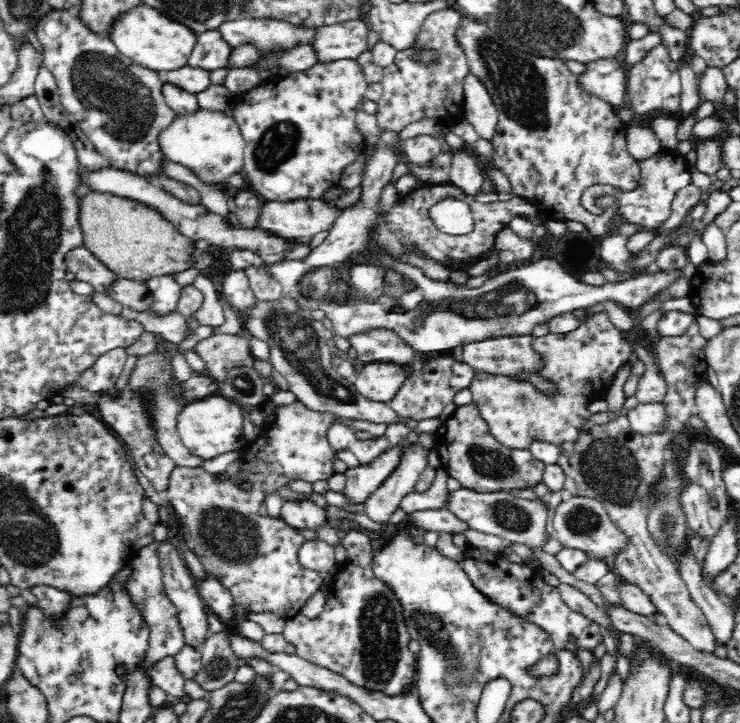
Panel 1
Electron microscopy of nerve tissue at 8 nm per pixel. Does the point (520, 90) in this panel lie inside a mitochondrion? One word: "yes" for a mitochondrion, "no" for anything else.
yes

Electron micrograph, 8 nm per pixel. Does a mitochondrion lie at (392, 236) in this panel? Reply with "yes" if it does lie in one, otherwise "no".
yes

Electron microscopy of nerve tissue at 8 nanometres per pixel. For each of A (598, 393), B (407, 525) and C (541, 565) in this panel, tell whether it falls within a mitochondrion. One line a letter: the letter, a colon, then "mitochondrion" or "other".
A: other
B: other
C: other

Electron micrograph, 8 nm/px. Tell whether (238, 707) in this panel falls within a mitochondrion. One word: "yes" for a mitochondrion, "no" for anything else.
yes

